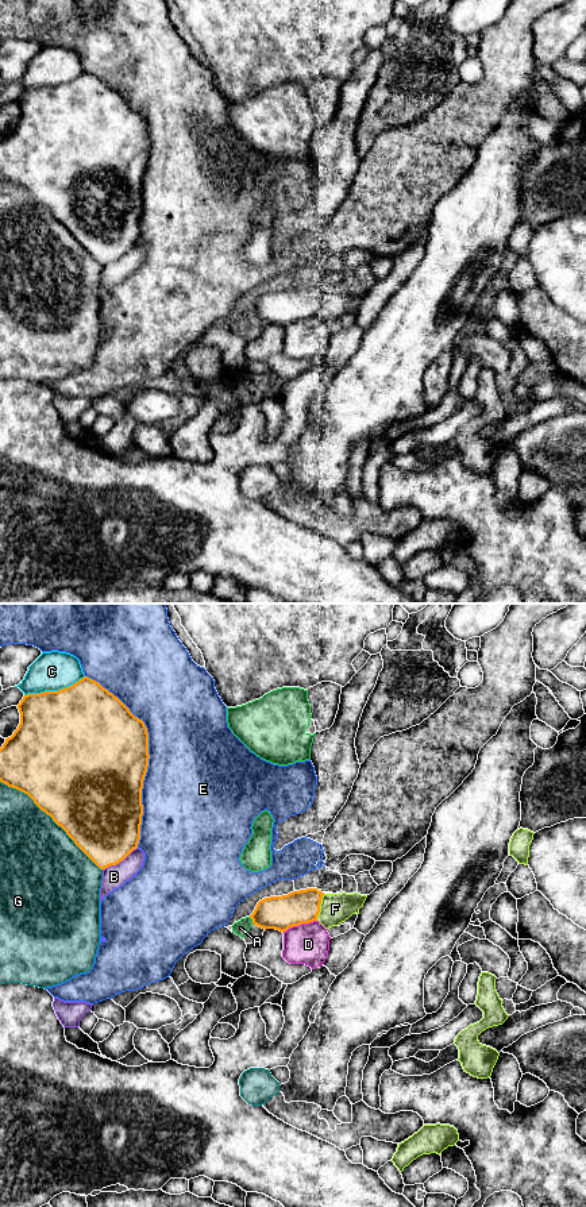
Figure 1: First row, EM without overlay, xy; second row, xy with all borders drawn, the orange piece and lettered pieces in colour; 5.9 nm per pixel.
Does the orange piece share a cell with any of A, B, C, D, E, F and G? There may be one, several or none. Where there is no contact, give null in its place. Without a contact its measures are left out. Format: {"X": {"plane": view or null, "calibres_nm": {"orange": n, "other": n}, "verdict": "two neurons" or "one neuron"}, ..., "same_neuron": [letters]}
{"A": {"plane": "xy", "calibres_nm": {"orange": 200, "other": 90}, "verdict": "two neurons"}, "B": {"plane": "xy", "calibres_nm": {"orange": 420, "other": 140}, "verdict": "two neurons"}, "C": {"plane": "xy", "calibres_nm": {"orange": 500, "other": 240}, "verdict": "two neurons"}, "D": {"plane": "xy", "calibres_nm": {"orange": 200, "other": 240}, "verdict": "two neurons"}, "E": {"plane": "xy", "calibres_nm": {"orange": 500, "other": 500}, "verdict": "two neurons"}, "F": {"plane": "xy", "calibres_nm": {"orange": 200, "other": 180}, "verdict": "one neuron"}, "G": {"plane": "xy", "calibres_nm": {"orange": 500, "other": 440}, "verdict": "two neurons"}, "same_neuron": ["F"]}

